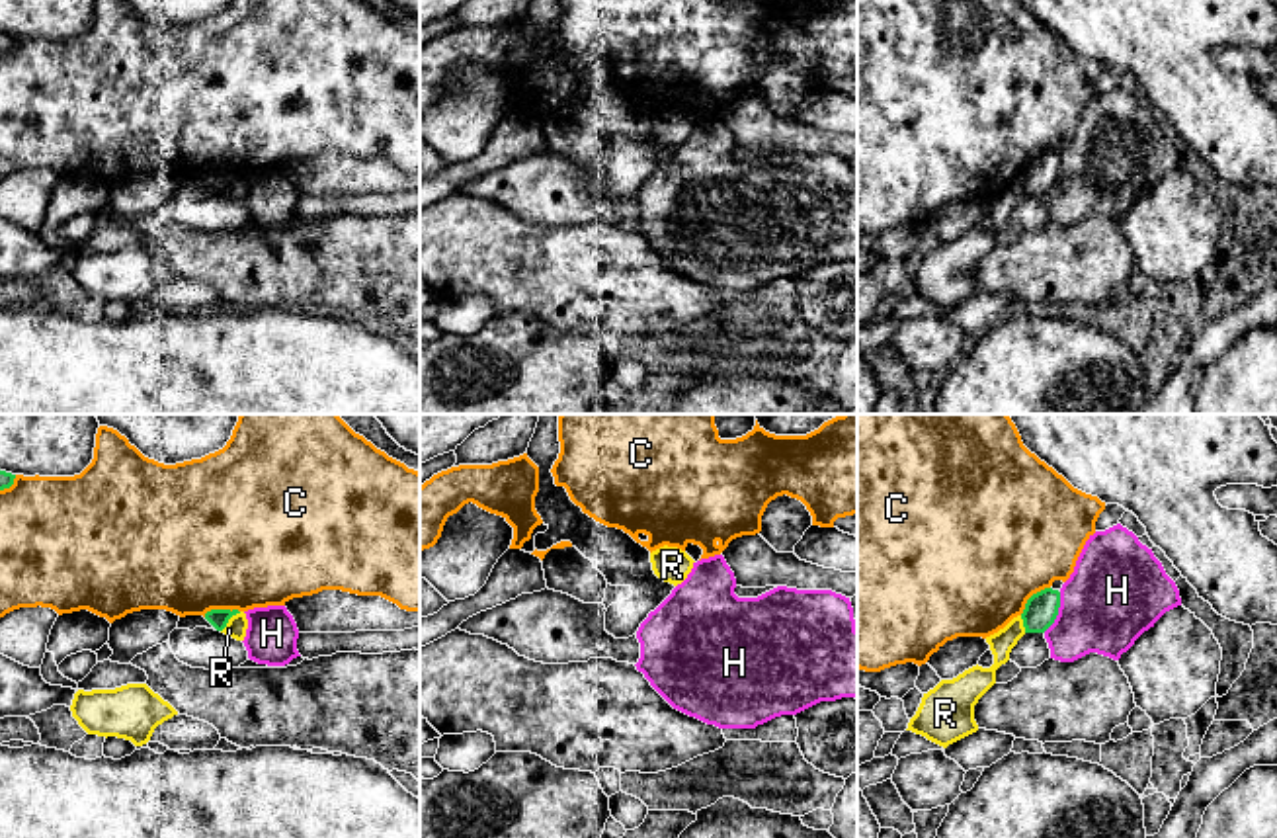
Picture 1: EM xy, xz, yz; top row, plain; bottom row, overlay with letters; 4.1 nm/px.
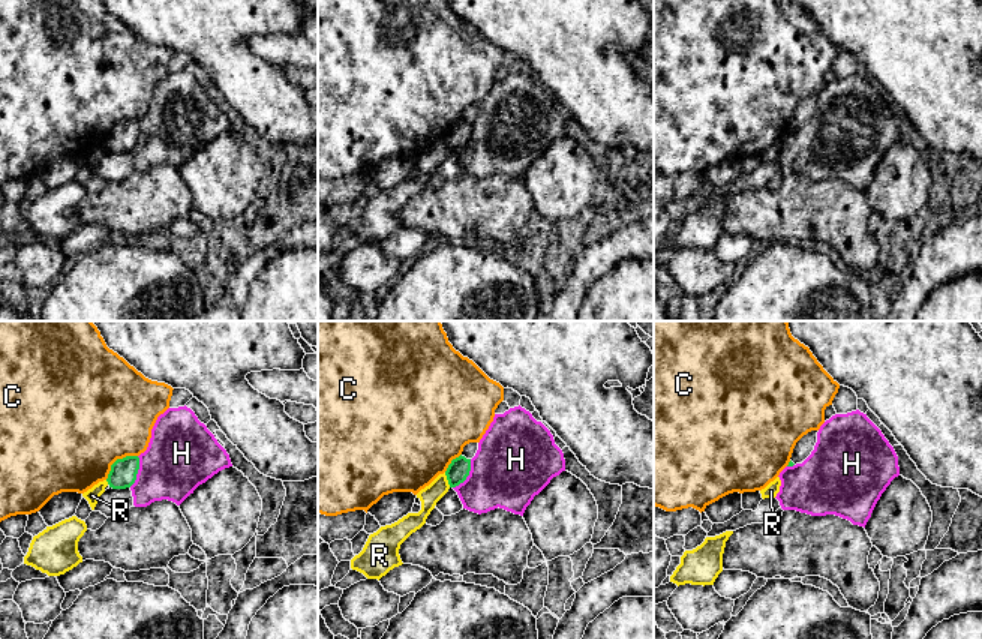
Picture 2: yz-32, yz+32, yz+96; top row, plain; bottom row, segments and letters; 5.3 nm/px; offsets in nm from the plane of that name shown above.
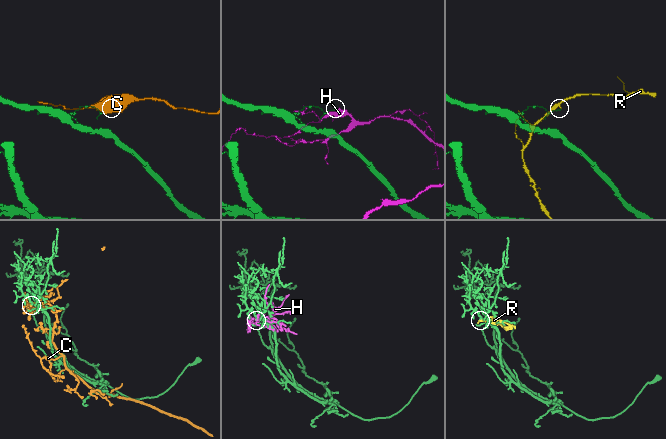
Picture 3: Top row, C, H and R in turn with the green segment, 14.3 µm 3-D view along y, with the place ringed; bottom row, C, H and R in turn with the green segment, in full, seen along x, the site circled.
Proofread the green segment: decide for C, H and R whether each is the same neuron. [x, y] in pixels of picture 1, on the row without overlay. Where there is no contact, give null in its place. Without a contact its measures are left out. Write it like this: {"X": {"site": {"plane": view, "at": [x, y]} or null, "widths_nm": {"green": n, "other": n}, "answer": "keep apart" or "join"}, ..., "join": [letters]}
{"C": {"site": {"plane": "xy", "at": [221, 172]}, "widths_nm": {"green": 80, "other": 500}, "answer": "keep apart"}, "H": {"site": {"plane": "yz", "at": [1057, 174]}, "widths_nm": {"green": 140, "other": 380}, "answer": "keep apart"}, "R": {"site": {"plane": "xy", "at": [229, 180]}, "widths_nm": {"green": 80, "other": 90}, "answer": "keep apart"}, "join": []}

